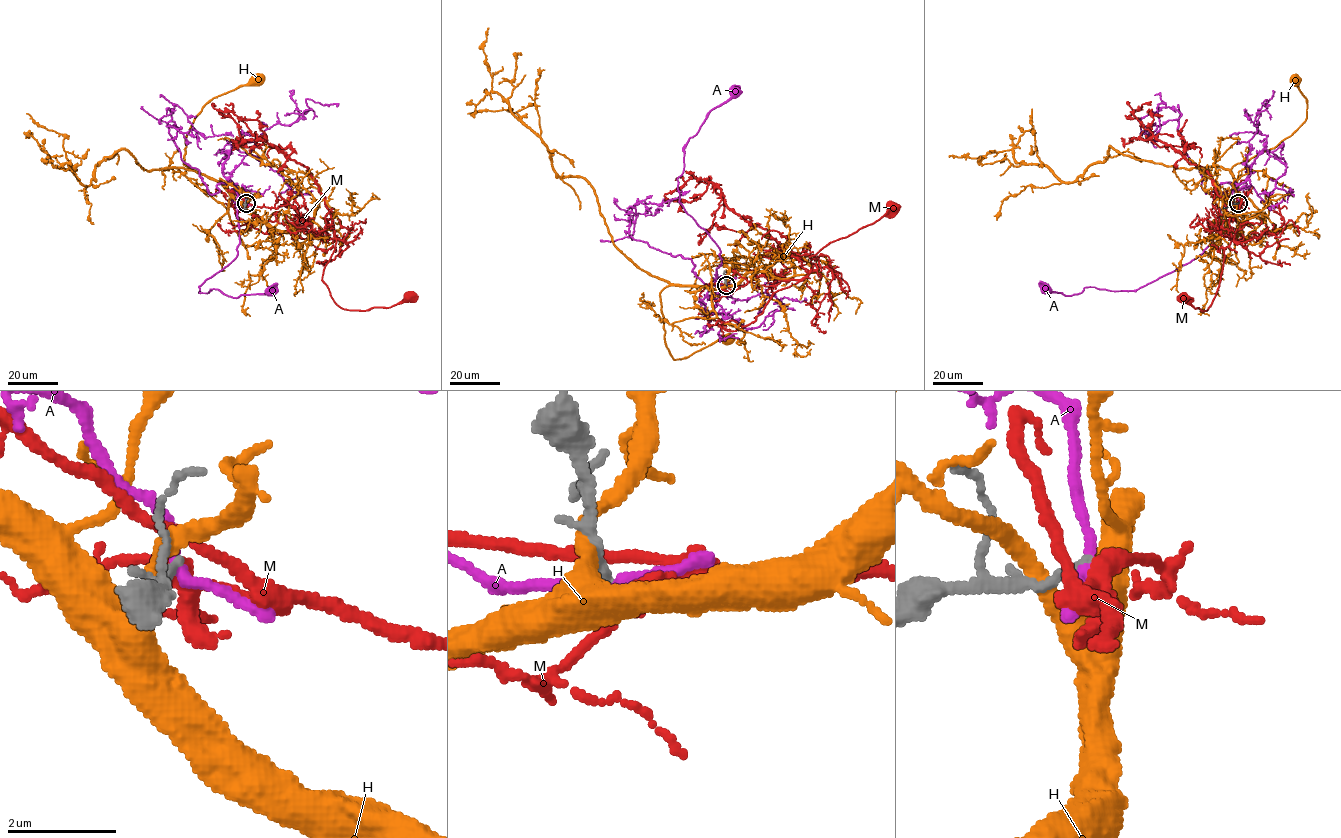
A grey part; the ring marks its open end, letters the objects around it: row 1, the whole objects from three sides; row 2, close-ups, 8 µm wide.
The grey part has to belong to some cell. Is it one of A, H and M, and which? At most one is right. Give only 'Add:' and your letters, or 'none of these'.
Add: none of these

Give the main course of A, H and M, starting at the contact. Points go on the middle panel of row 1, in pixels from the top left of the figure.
A: (727, 285), (714, 281), (720, 252), (679, 202), (677, 178), (686, 142), (710, 112), (737, 92)
H: (725, 283), (717, 288), (668, 285), (660, 293), (660, 304), (665, 344), (674, 359), (688, 357), (727, 336)
M: (726, 286), (745, 285), (760, 276), (804, 278), (819, 265), (818, 258), (809, 257), (876, 222), (892, 207)

